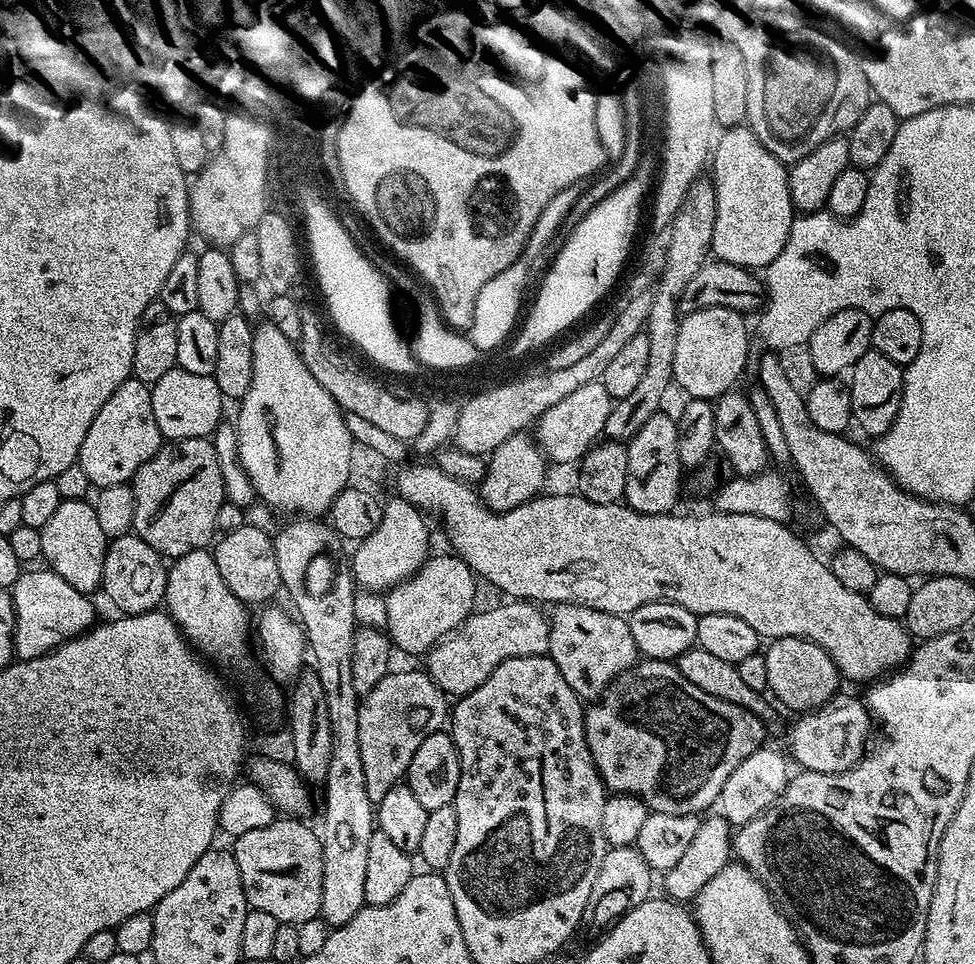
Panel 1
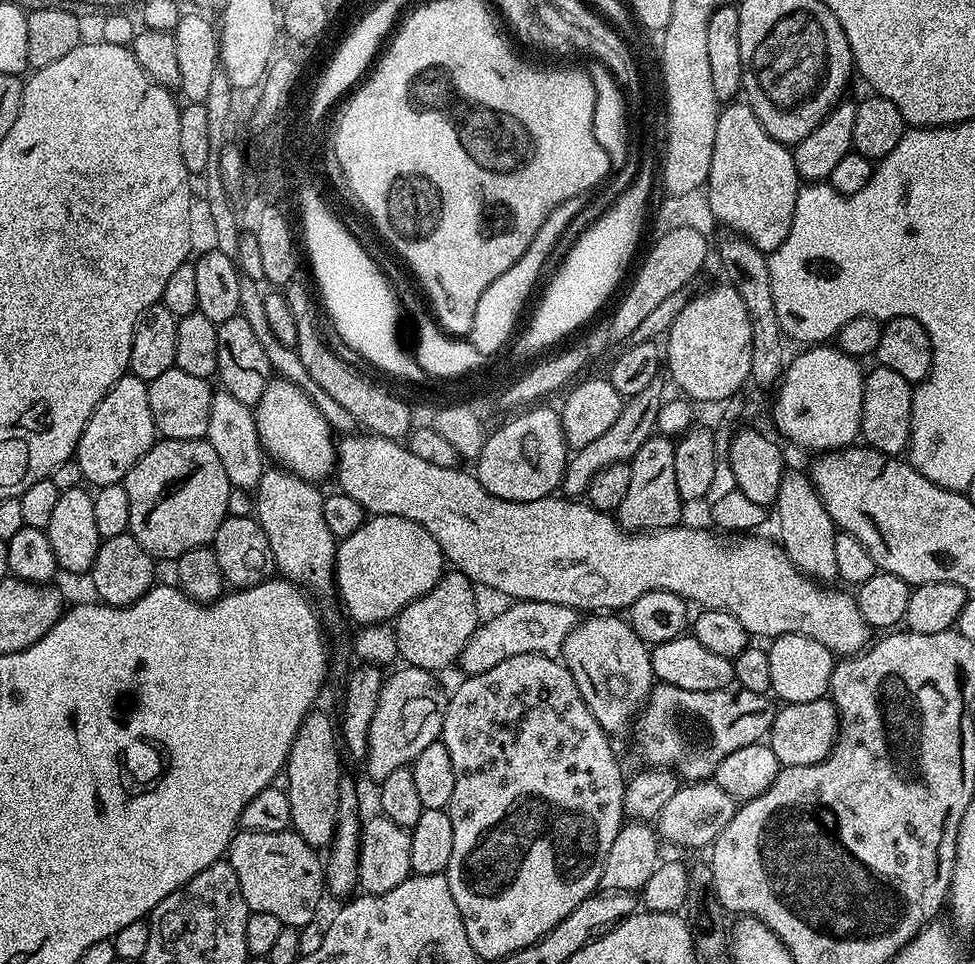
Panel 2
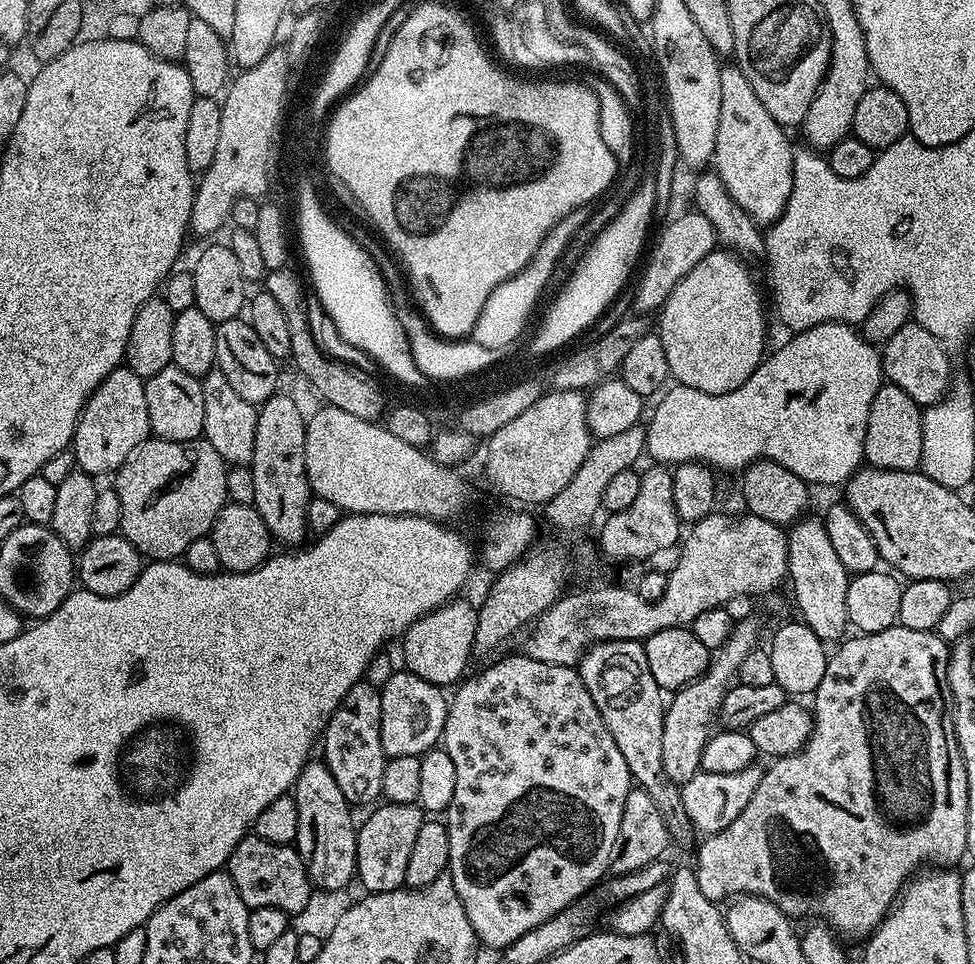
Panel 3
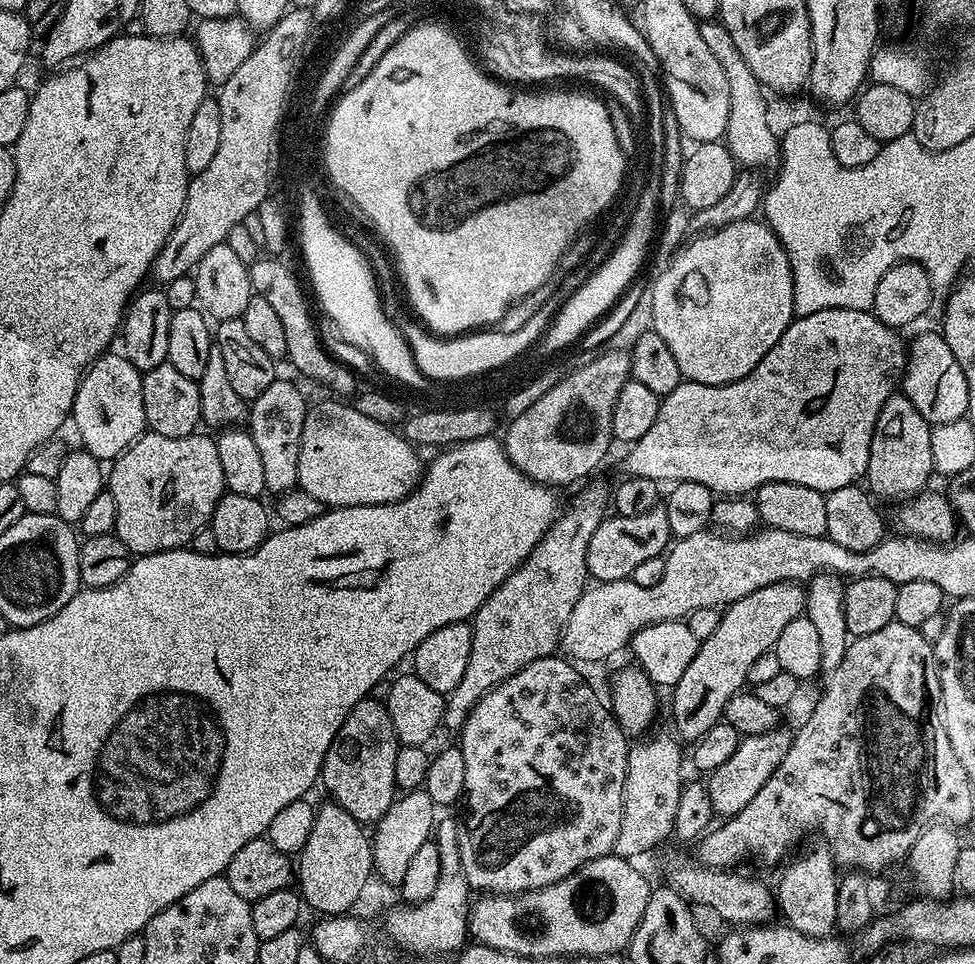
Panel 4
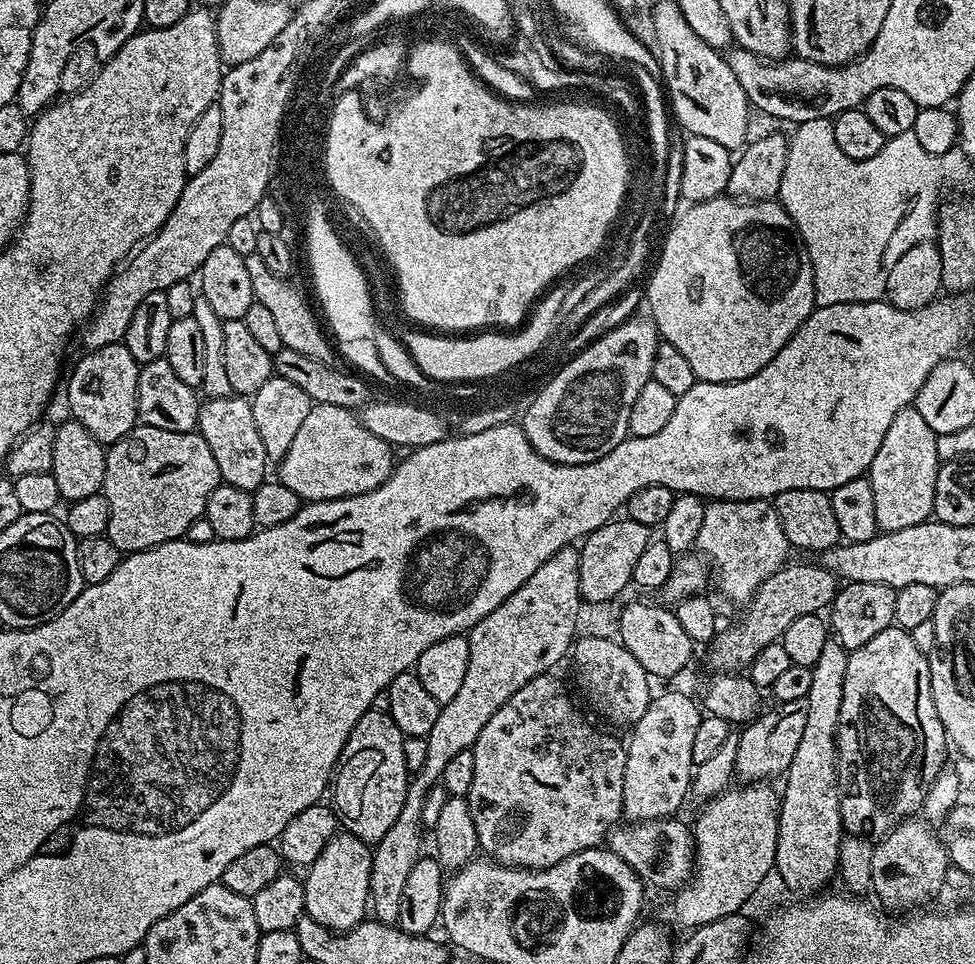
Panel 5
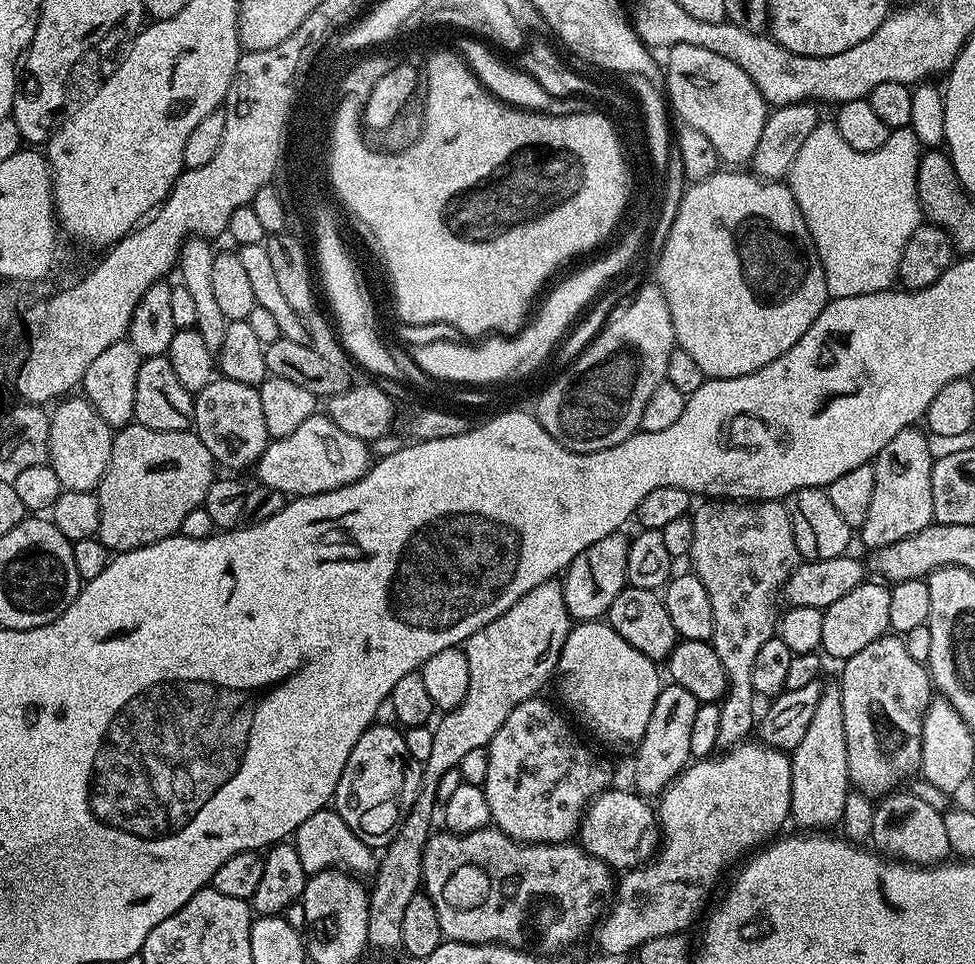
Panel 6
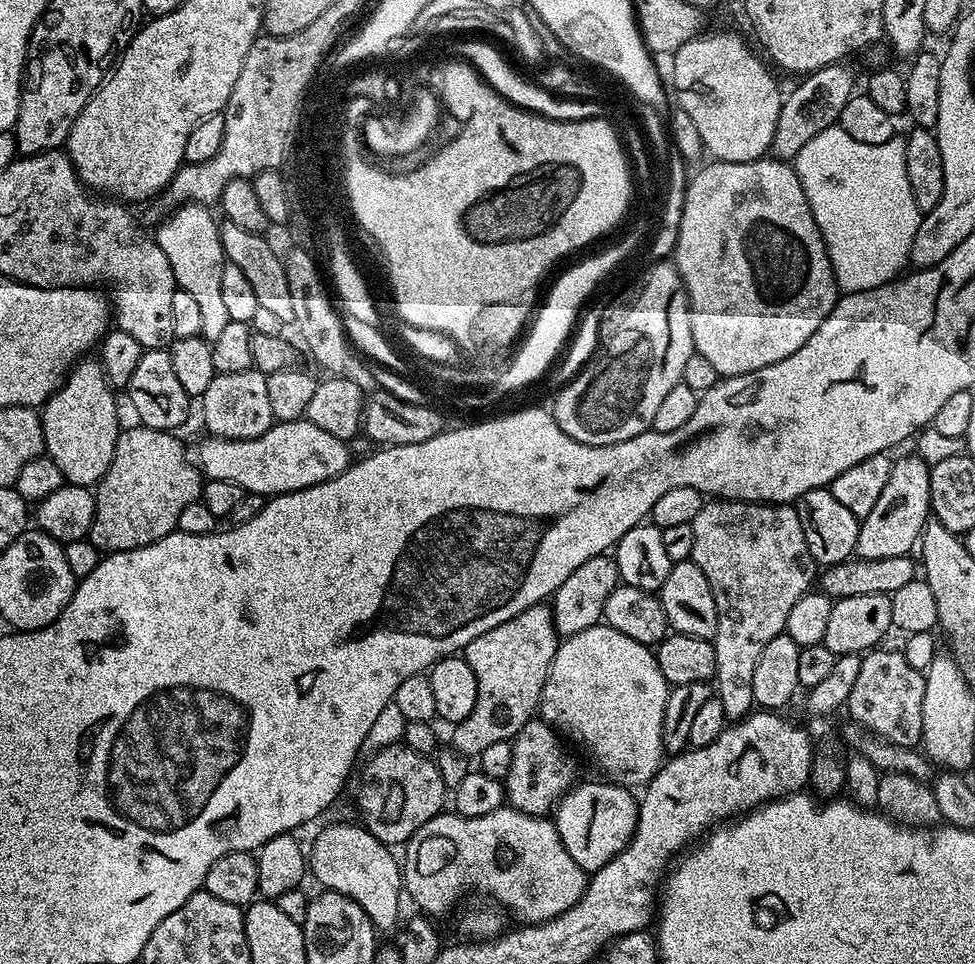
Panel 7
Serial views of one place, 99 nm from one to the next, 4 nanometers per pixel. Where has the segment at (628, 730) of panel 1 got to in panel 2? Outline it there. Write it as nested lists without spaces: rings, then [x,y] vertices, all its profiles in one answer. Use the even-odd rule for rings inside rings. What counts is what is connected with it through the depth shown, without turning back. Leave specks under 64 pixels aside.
[[[657,683],[634,720],[636,748],[647,763],[645,765],[667,768],[684,782],[704,782],[715,777],[718,762],[722,762],[726,754],[732,754],[742,746],[761,743],[776,720],[778,708],[773,697],[768,694],[754,694],[745,688],[732,691],[728,688],[713,692],[678,690],[678,686],[673,684]]]

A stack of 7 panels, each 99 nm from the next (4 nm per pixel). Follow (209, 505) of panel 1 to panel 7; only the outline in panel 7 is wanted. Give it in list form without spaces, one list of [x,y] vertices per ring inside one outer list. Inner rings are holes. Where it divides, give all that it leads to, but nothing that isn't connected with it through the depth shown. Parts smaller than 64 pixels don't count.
[[[125,427],[121,431],[118,442],[114,446],[114,458],[106,474],[94,488],[96,509],[87,539],[104,554],[150,546],[166,538],[171,532],[176,531],[176,523],[182,510],[186,510],[190,502],[201,499],[202,496],[202,473],[190,459],[189,453],[188,456],[184,453],[184,444],[176,434],[159,428],[135,427]]]

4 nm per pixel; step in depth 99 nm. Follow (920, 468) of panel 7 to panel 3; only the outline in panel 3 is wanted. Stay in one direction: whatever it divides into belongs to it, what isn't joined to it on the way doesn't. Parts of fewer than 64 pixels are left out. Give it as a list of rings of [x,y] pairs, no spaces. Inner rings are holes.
[[[884,382],[881,383],[878,394],[874,394],[874,402],[870,402],[870,422],[866,422],[864,458],[873,468],[906,470],[907,472],[920,468],[920,459],[922,458],[922,408],[921,405],[914,402],[914,398],[910,398],[910,394],[906,394],[906,390]]]

